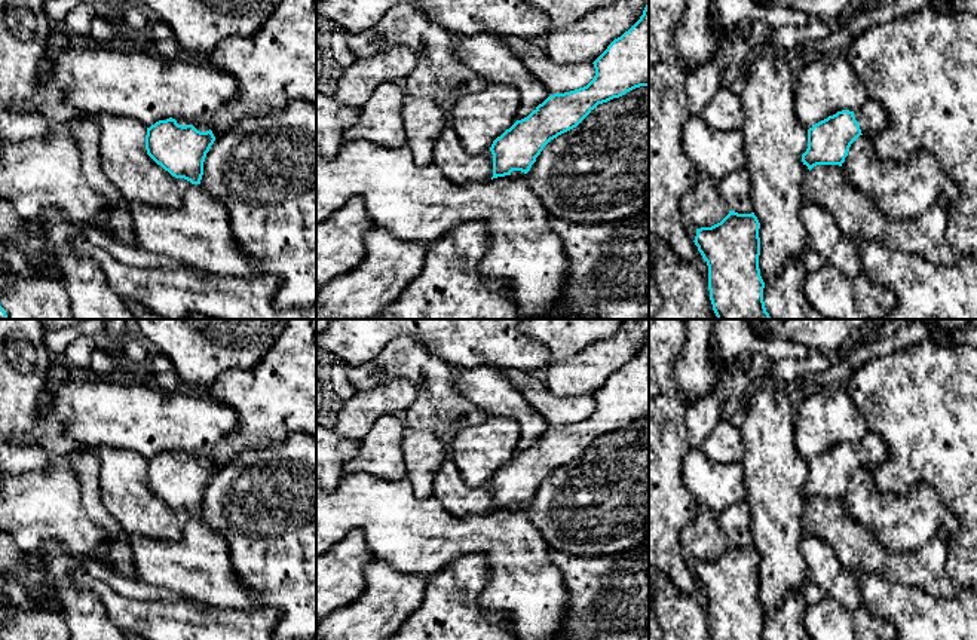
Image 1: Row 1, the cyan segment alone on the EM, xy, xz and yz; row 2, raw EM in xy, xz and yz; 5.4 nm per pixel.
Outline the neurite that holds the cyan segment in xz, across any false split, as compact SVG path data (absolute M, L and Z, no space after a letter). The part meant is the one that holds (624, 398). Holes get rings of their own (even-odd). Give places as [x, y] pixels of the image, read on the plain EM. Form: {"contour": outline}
{"contour": "M649 334L640 352L592 396L595 408L586 419L549 428L493 474L491 512L512 503L527 506L551 472L576 460L598 437L649 419Z"}

